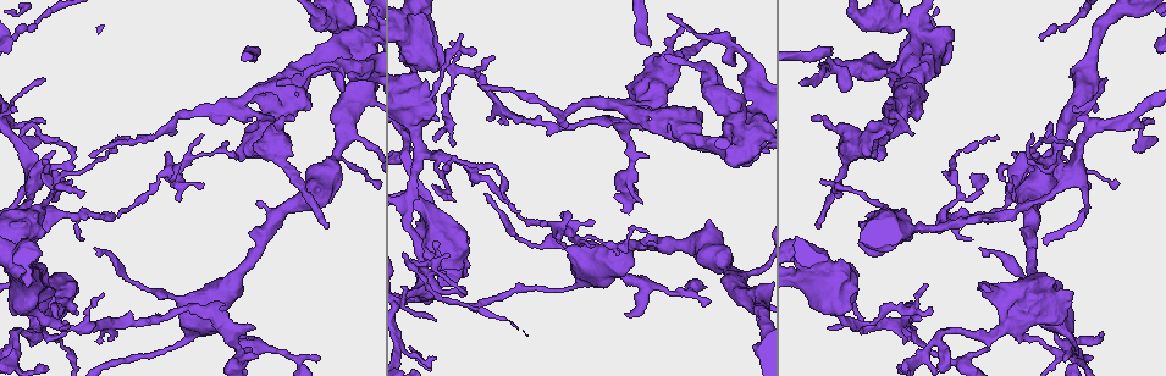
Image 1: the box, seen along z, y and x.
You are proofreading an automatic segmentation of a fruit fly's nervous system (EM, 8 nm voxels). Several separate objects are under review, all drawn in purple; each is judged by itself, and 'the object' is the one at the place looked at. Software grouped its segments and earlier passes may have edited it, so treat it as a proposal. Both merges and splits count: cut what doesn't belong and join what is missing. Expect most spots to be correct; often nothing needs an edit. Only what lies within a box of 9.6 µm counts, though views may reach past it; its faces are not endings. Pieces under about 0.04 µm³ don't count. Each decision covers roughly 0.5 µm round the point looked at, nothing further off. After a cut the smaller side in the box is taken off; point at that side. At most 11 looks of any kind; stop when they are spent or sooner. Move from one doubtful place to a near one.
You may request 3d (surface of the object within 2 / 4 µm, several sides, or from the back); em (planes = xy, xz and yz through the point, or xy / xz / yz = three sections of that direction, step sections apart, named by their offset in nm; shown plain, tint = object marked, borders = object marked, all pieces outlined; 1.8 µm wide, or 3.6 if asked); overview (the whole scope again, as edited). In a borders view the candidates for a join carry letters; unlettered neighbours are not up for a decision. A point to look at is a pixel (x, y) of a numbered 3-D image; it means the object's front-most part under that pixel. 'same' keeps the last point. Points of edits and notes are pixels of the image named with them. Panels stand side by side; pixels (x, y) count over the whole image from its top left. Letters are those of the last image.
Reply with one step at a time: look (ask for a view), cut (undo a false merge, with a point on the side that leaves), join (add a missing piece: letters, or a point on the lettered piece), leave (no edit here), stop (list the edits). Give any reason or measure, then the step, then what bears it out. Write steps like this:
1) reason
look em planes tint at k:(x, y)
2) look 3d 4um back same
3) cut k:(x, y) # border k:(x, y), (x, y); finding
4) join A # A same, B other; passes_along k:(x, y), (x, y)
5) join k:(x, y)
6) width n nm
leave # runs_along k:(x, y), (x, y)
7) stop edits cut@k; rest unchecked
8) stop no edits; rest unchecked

branch stops here
look 3d 2um back at 1:(338, 185)

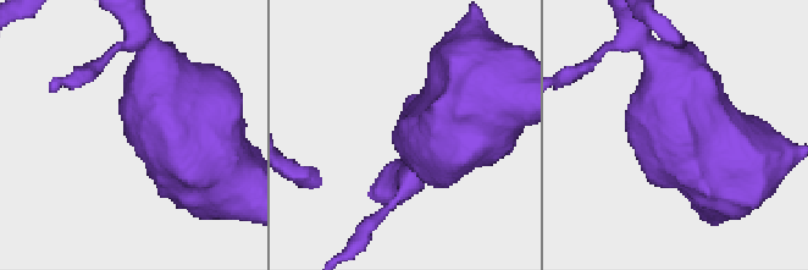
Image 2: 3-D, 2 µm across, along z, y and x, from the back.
look em 3.6um planes borders at 2:(686, 135)

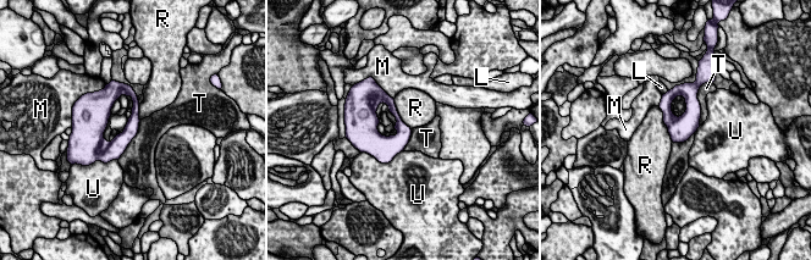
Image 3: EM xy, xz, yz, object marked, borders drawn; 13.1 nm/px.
longest_contact T 600 nm
leave # L other, M other, R other, T other, U other; none of them fits

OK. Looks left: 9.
sharp bend
look 3d 4um back at 1:(195, 325)

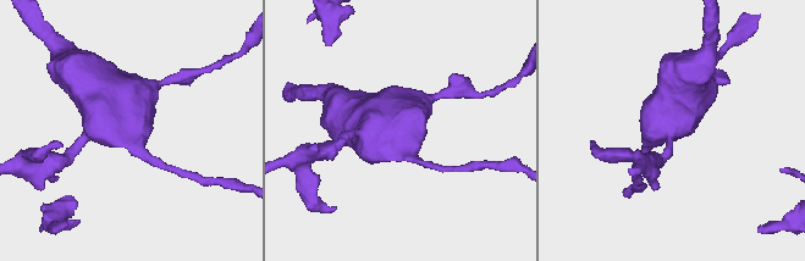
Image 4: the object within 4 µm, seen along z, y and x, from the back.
need the tissue
look em 3.6um yz step 8 plain at 4:(130, 126)

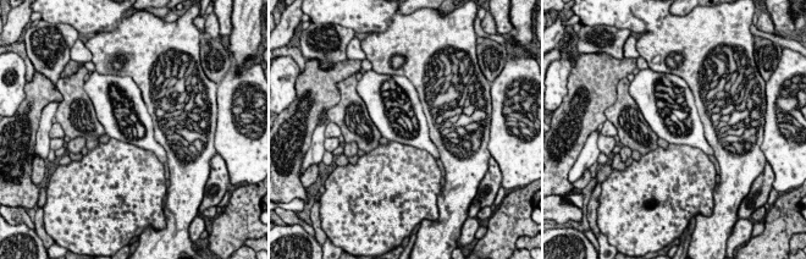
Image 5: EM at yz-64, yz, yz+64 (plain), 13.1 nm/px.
what lies round it
look em 3.6um yz step 8 borders same

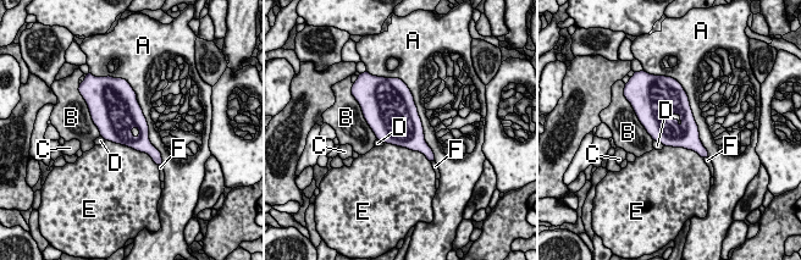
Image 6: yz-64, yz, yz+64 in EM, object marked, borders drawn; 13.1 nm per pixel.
leave # A other, B other, C other, D other, E other, F other; border 6:(105, 139), (144, 151), (155, 164); one neuron here

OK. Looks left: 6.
touches itself
look 3d 4um back at 1:(631, 110)

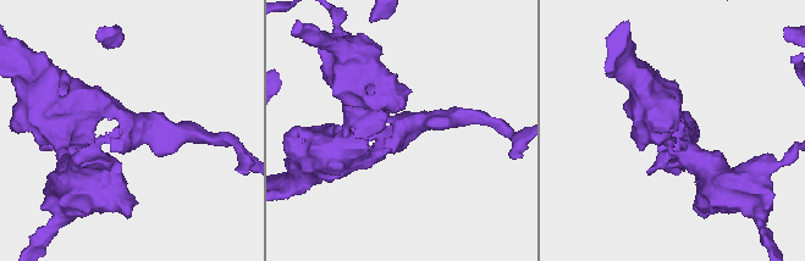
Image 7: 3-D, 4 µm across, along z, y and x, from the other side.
need the tissue
look em yz step 8 borders at 7:(125, 142)

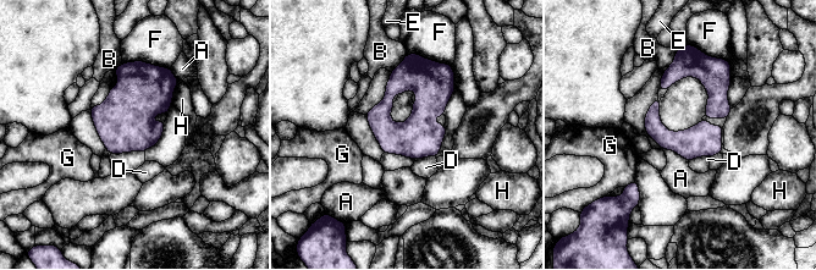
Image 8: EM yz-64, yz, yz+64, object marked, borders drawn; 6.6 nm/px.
leave # A other, B other, D other, E other, F other, G other, H other; runs_along 8:(692, 61), (715, 108), (689, 156); one neuron here

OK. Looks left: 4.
thin neck
look em 3.6um planes tint at 1:(920, 29)

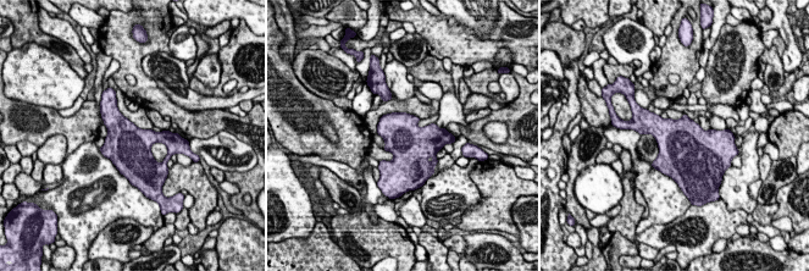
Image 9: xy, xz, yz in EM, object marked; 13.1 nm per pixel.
look em 3.6um planes borders same

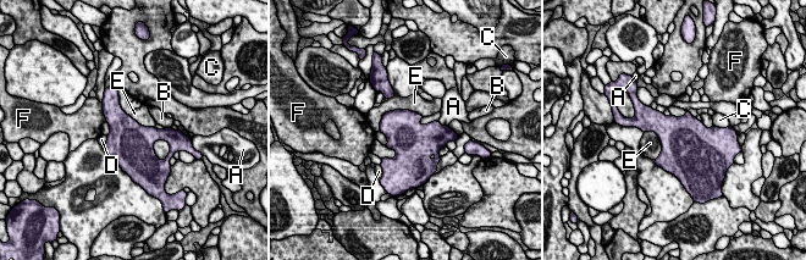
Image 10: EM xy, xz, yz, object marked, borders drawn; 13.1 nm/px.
leave # A other, B other, C other, D other, E other, F other; border 10:(424, 116), (390, 110), (379, 130); one neuron here

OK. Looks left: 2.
stop no edits; rest unchecked

